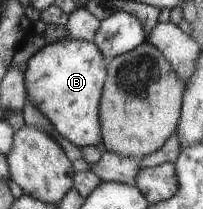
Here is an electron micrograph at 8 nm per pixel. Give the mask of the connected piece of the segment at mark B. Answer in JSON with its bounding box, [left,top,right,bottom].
[24,36,106,147]

